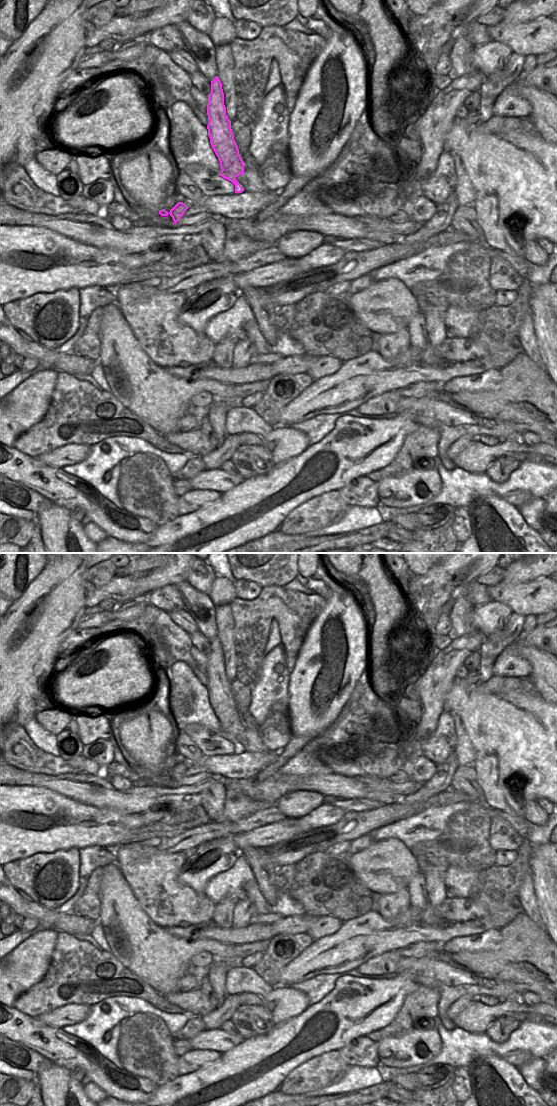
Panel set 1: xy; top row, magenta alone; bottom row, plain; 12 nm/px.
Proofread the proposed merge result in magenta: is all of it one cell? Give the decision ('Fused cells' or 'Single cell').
Fused cells.

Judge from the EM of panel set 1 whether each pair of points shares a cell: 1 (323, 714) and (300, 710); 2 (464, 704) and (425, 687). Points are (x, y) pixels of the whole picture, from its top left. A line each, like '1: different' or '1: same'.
1: same
2: different

